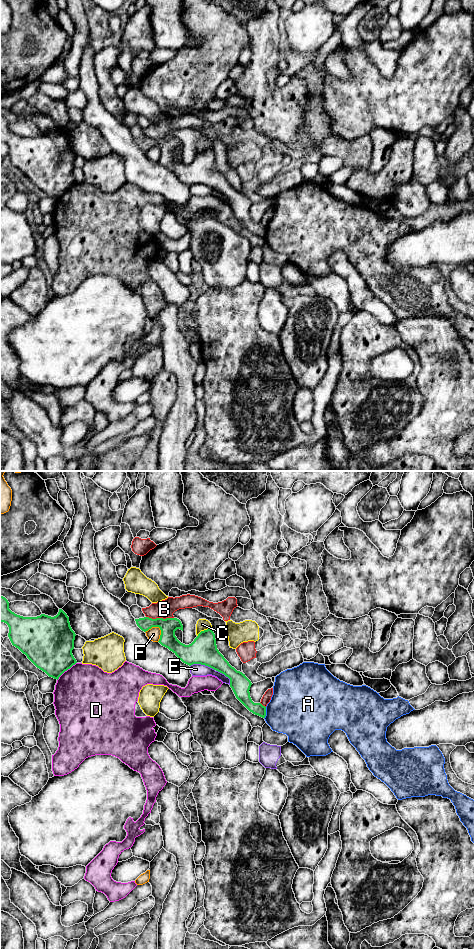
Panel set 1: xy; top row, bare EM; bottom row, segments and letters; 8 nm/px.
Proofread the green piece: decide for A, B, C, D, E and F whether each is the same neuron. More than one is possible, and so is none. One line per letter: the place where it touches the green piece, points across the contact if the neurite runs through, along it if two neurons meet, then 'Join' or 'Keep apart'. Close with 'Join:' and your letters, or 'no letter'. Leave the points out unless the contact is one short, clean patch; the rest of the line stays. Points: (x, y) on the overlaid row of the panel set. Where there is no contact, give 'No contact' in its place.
A: Touches green at xy (265, 713). Boundary: xy (266, 707), (264, 718). Keep apart
B: Touches green at xy (160, 618). Keep apart
C: Touches green at xy (204, 630). Keep apart
D: Touches green at xy (66, 670). Keep apart
E: Touches green at xy (202, 664). Keep apart
F: Touches green at xy (157, 626). Keep apart
Join: no letter

